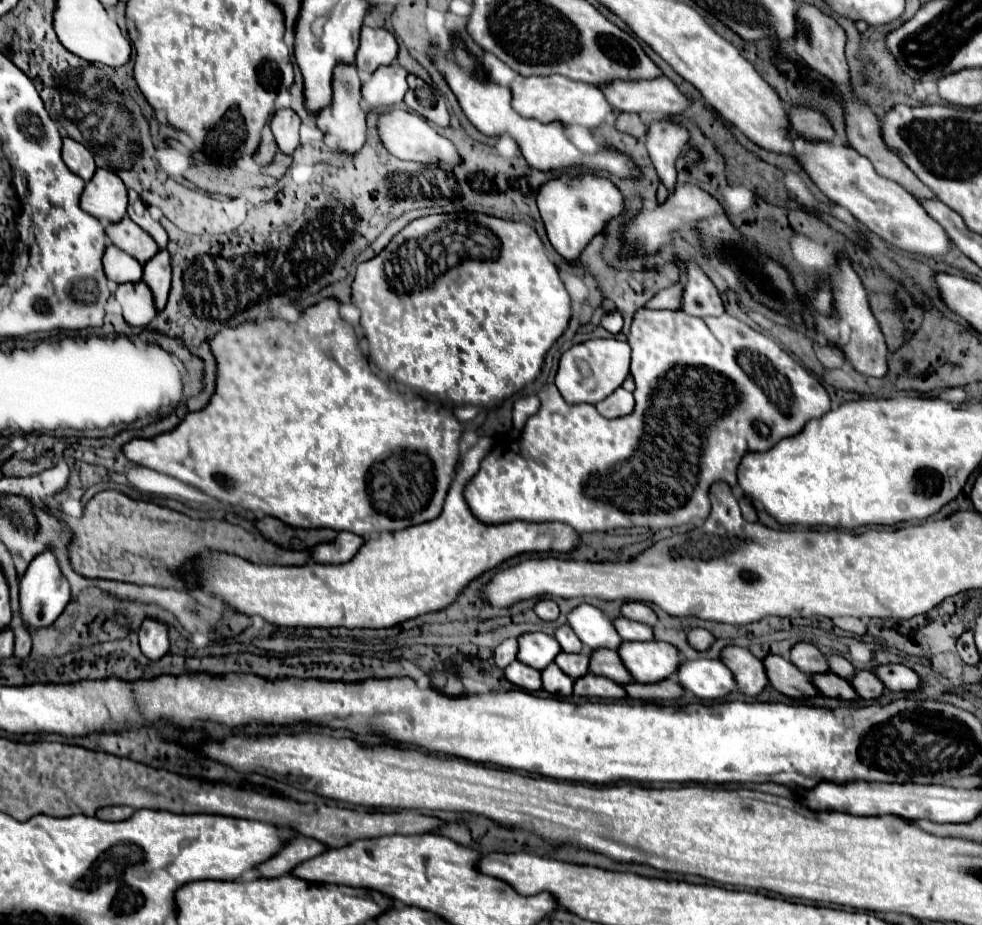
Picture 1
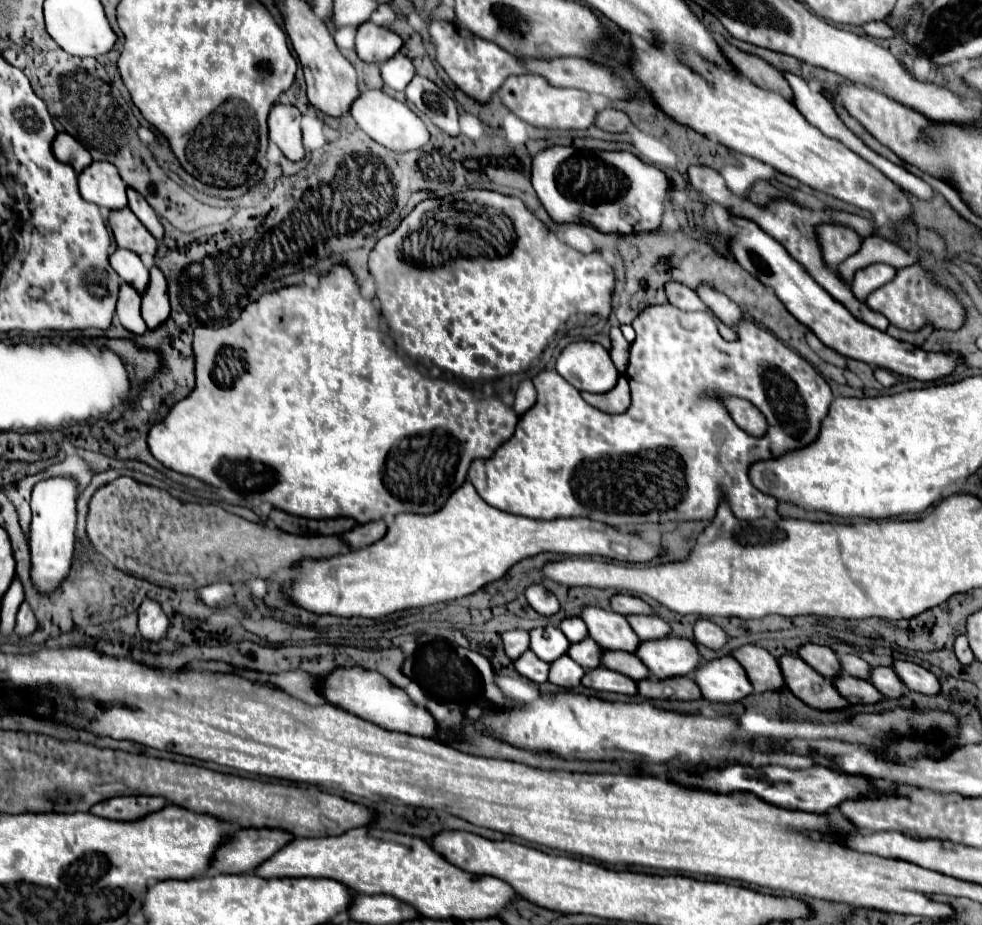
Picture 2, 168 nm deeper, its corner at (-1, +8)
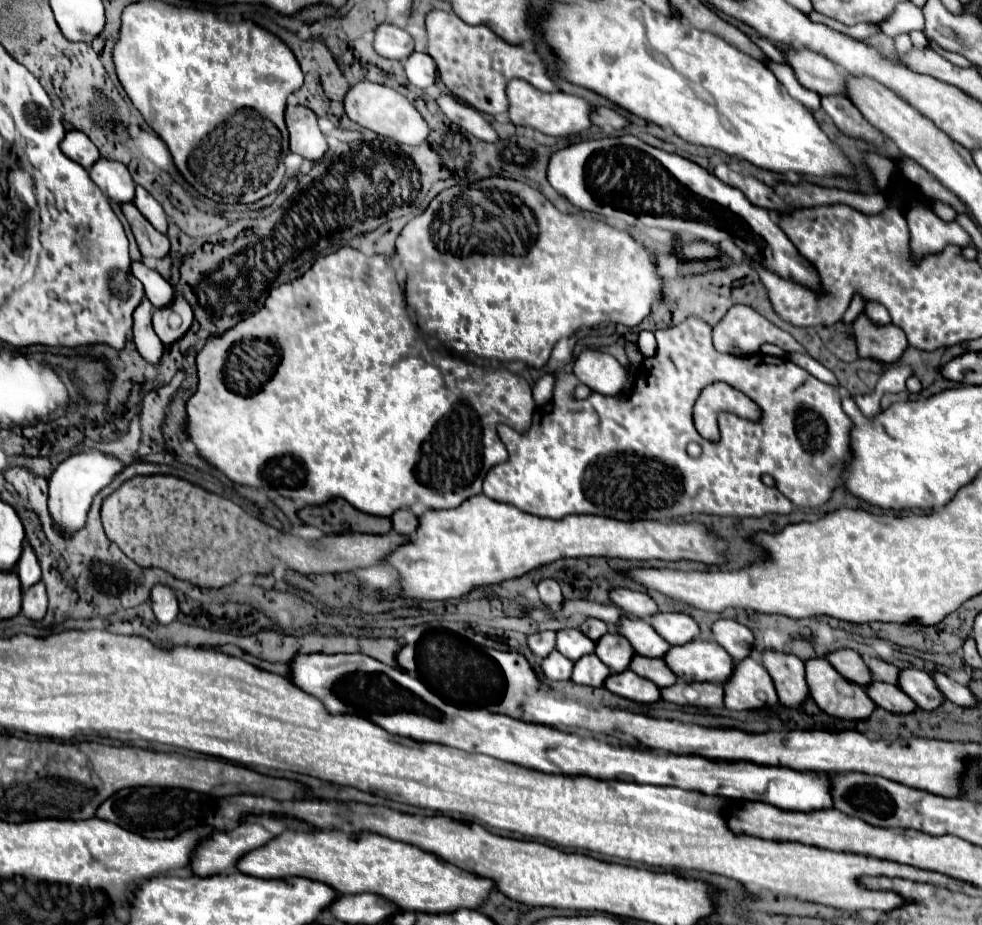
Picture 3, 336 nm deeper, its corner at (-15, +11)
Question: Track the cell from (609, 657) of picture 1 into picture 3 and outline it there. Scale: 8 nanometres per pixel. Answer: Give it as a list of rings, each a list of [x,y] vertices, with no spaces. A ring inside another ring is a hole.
[[[637,654],[637,656],[633,656],[629,668],[635,674],[655,682],[659,688],[667,688],[677,682],[677,676],[671,672],[671,668],[667,668],[663,658],[645,658],[645,656]]]

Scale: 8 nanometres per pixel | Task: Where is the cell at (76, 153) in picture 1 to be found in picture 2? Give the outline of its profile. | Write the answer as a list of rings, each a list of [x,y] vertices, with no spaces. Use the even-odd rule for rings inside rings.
[[[59,133],[53,141],[53,153],[61,163],[69,163],[77,173],[81,173],[89,163],[93,163],[89,151],[69,133]]]

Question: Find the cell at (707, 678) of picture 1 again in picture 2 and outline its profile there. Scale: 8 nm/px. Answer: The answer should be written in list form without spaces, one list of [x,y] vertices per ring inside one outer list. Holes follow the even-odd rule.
[[[731,655],[703,663],[693,673],[693,679],[709,701],[735,703],[753,691],[745,669]]]

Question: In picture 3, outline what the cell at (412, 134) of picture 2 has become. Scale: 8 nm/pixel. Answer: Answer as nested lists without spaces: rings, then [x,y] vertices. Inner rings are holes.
[[[357,82],[355,86],[349,88],[349,92],[345,94],[345,100],[343,100],[343,106],[345,106],[345,114],[357,122],[359,126],[363,128],[369,128],[373,130],[375,134],[379,136],[385,136],[385,138],[391,138],[395,140],[397,144],[409,144],[409,146],[417,146],[421,144],[427,134],[429,134],[429,126],[427,122],[423,120],[423,116],[415,110],[415,106],[405,98],[401,96],[399,92],[395,92],[393,88],[389,86],[381,86],[381,84],[373,84],[373,82]]]

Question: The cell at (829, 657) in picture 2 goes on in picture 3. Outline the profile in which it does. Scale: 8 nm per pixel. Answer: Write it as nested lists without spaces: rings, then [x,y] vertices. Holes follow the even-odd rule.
[[[837,650],[837,652],[831,652],[831,654],[827,654],[827,660],[849,682],[855,682],[859,686],[869,686],[873,682],[867,664],[863,662],[863,658],[855,650]]]

